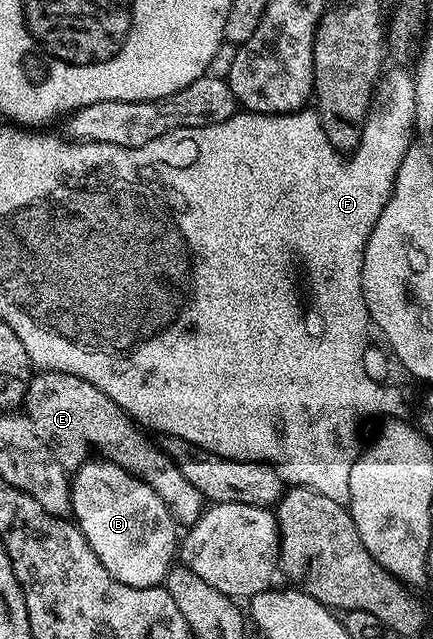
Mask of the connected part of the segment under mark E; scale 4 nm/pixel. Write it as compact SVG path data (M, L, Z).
M37 371L25 391L23 411L35 433L50 446L56 460L67 472L76 471L86 462L85 446L94 447L100 458L109 459L151 485L151 489L163 497L178 524L192 525L201 516L203 498L199 489L184 479L171 457L156 442L153 444L145 436L148 434L138 426L133 416L111 401L111 397L95 389L91 381L83 381L83 377L71 373Z

